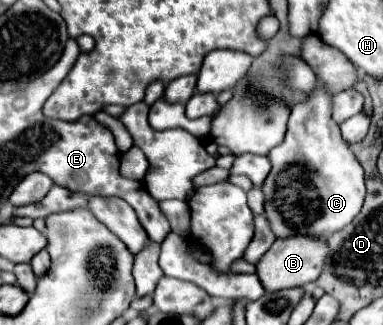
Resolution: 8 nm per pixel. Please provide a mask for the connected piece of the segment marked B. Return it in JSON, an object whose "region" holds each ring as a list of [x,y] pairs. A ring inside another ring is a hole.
{"region":[[[297,235],[291,239],[277,239],[257,263],[257,275],[269,293],[291,289],[291,287],[305,287],[307,283],[313,283],[315,279],[319,279],[325,259],[327,259],[327,239],[325,237],[311,239],[311,235]]]}

